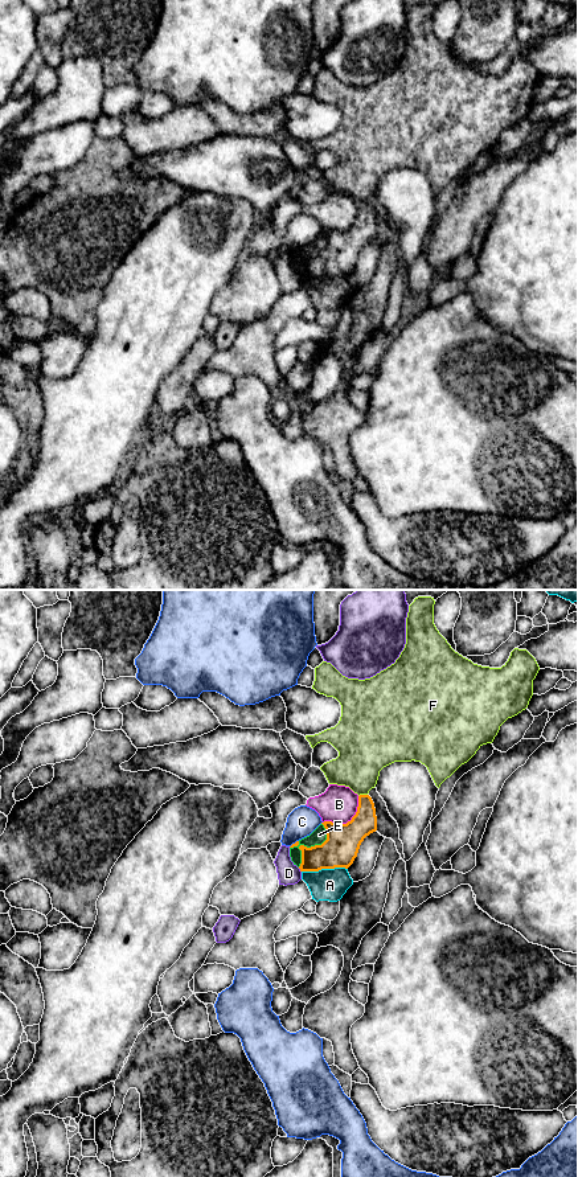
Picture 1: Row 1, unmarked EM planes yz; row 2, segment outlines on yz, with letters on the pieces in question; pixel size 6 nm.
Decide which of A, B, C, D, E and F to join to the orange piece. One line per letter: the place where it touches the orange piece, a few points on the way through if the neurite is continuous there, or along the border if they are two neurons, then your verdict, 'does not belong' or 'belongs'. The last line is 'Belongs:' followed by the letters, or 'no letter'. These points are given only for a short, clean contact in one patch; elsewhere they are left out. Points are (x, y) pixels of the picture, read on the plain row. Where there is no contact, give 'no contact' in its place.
A: meets orange in yz at (324, 275); does not belong
B: meets orange in yz at (348, 229); border along yz (359, 204), (356, 221), (349, 228), (345, 230), (323, 230); does not belong
C: meets orange in yz at (295, 250); does not belong
D: meets orange in yz at (300, 278); does not belong
E: meets orange in yz at (311, 254); does not belong
F: meets orange in yz at (363, 202); does not belong
Belongs: no letter

